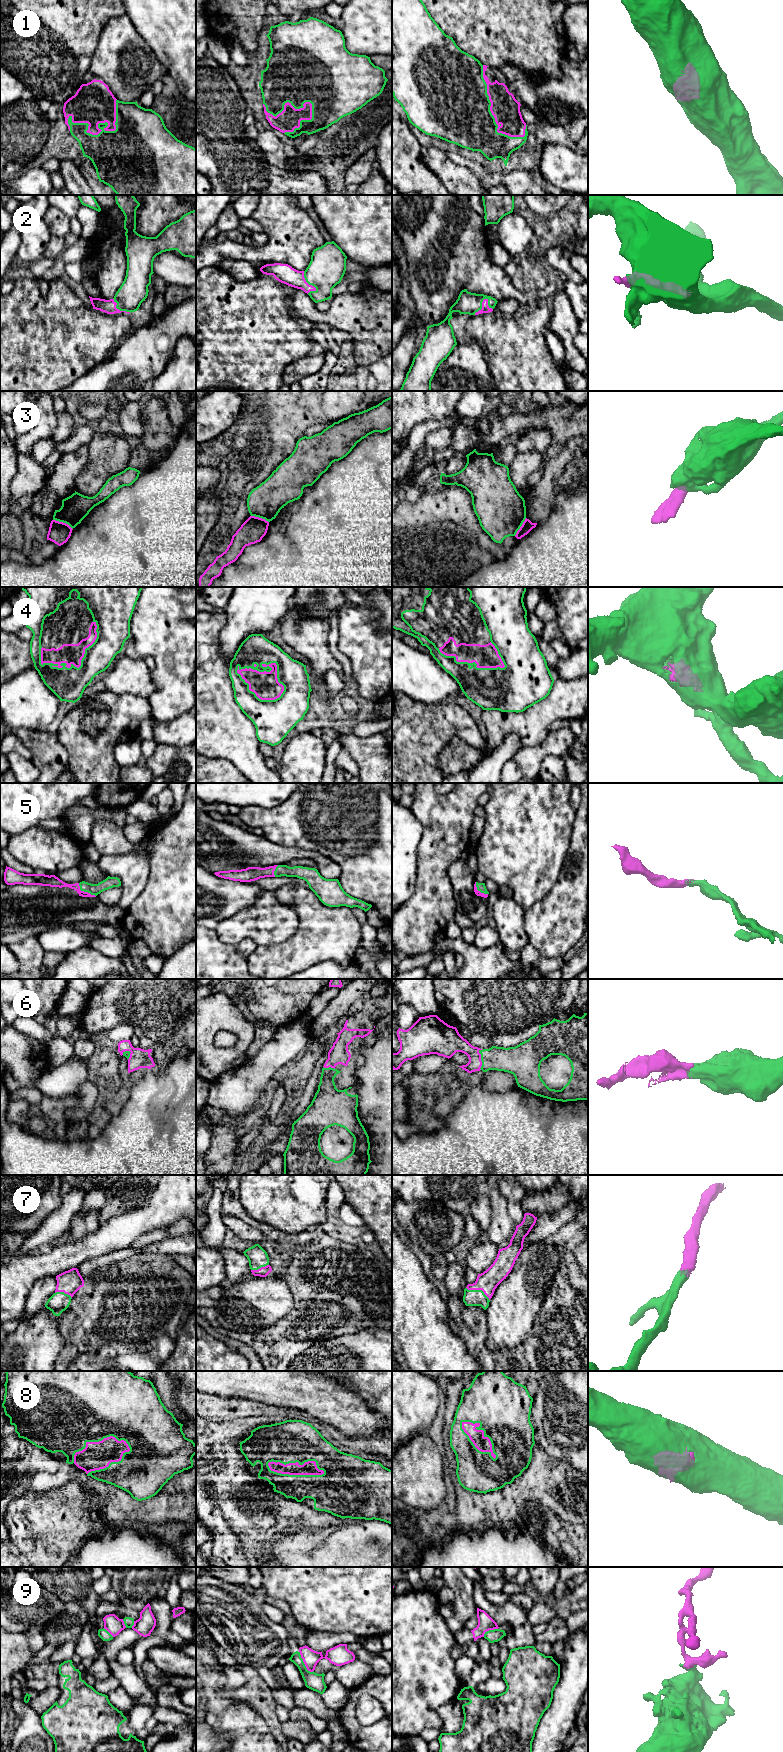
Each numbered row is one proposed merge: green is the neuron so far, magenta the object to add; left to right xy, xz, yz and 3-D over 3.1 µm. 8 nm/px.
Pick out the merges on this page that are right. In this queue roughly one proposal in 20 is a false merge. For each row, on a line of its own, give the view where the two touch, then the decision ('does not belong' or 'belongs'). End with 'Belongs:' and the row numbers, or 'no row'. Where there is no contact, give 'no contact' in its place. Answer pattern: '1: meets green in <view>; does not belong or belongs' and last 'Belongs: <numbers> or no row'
1: meets green in xy; belongs
2: meets green in yz; belongs
3: meets green in xy; does not belong
4: meets green in xz; belongs
5: meets green in xy; belongs
6: meets green in yz; belongs
7: meets green in yz; belongs
8: meets green in xy; belongs
9: meets green in xz; does not belong
Belongs: 1, 2, 4, 5, 6, 7, 8

